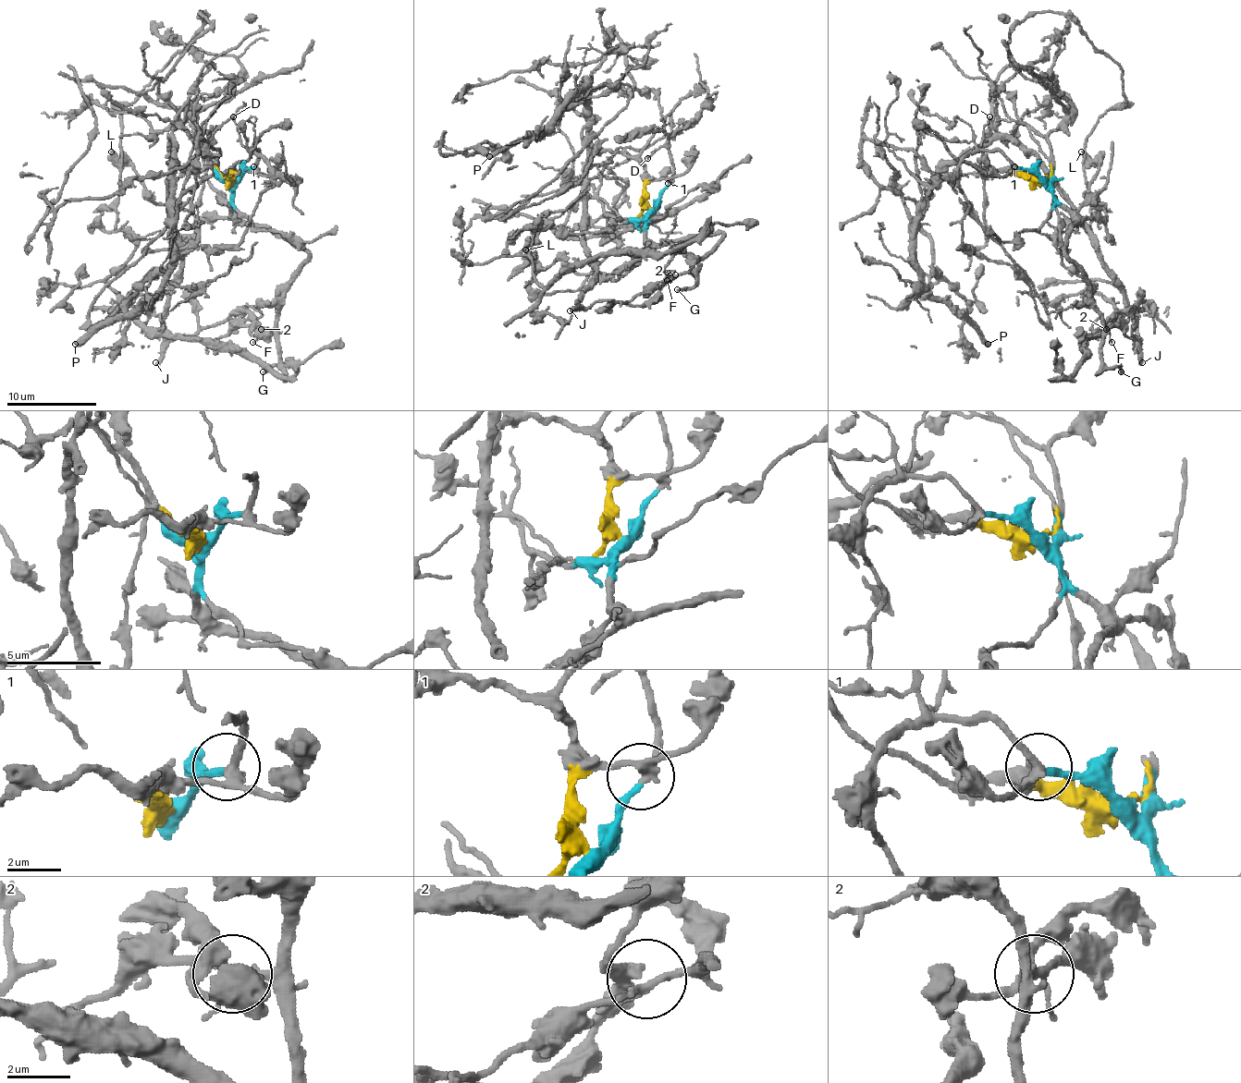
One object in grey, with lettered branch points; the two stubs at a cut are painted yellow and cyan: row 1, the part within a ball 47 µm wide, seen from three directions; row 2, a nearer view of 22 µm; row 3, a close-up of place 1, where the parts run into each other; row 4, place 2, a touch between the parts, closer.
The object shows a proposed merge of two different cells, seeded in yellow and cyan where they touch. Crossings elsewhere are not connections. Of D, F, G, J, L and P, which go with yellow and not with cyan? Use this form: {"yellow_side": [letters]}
{"yellow_side": ["J", "P"]}

